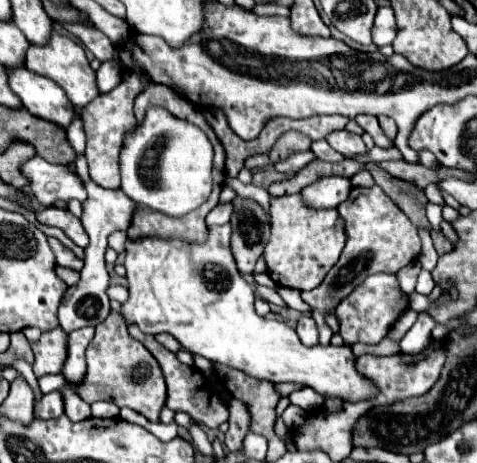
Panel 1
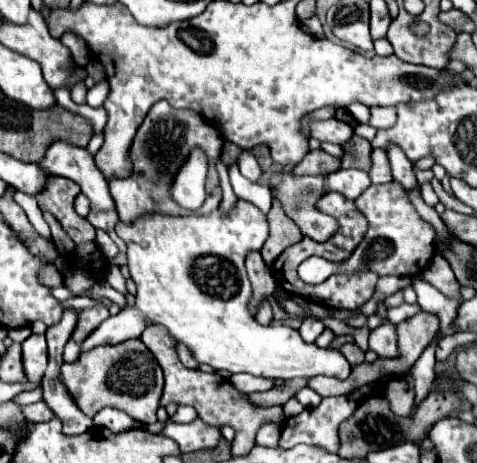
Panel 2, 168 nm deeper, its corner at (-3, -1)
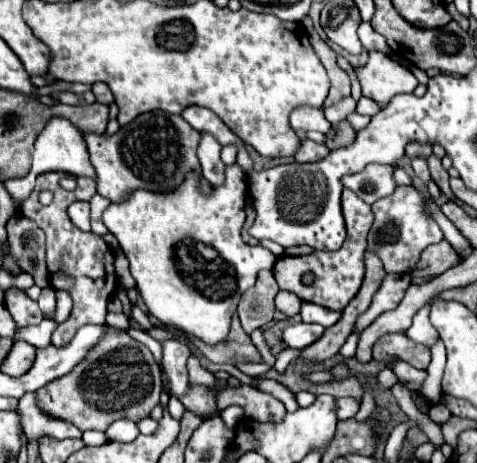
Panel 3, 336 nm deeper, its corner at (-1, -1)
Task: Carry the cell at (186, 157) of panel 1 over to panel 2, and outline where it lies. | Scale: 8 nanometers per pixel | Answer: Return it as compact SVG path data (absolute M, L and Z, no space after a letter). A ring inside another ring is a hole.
M196 148L190 158L180 168L170 194L186 210L198 210L204 204L204 180L206 180L208 160L200 148Z

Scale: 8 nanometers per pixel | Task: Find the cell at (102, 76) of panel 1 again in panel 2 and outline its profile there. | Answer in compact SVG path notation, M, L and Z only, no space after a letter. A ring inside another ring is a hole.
M102 80L102 82L96 84L92 90L88 90L88 94L86 94L86 104L92 106L92 108L98 108L98 106L104 104L106 96L108 96L108 82Z

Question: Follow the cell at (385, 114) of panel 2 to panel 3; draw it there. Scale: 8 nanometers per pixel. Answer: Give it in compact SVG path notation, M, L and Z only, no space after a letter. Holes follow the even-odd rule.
M360 98L360 102L358 102L358 114L364 114L364 116L374 116L374 114L378 114L382 110L382 106L378 104L378 102L374 102L374 100L370 100L370 98Z

